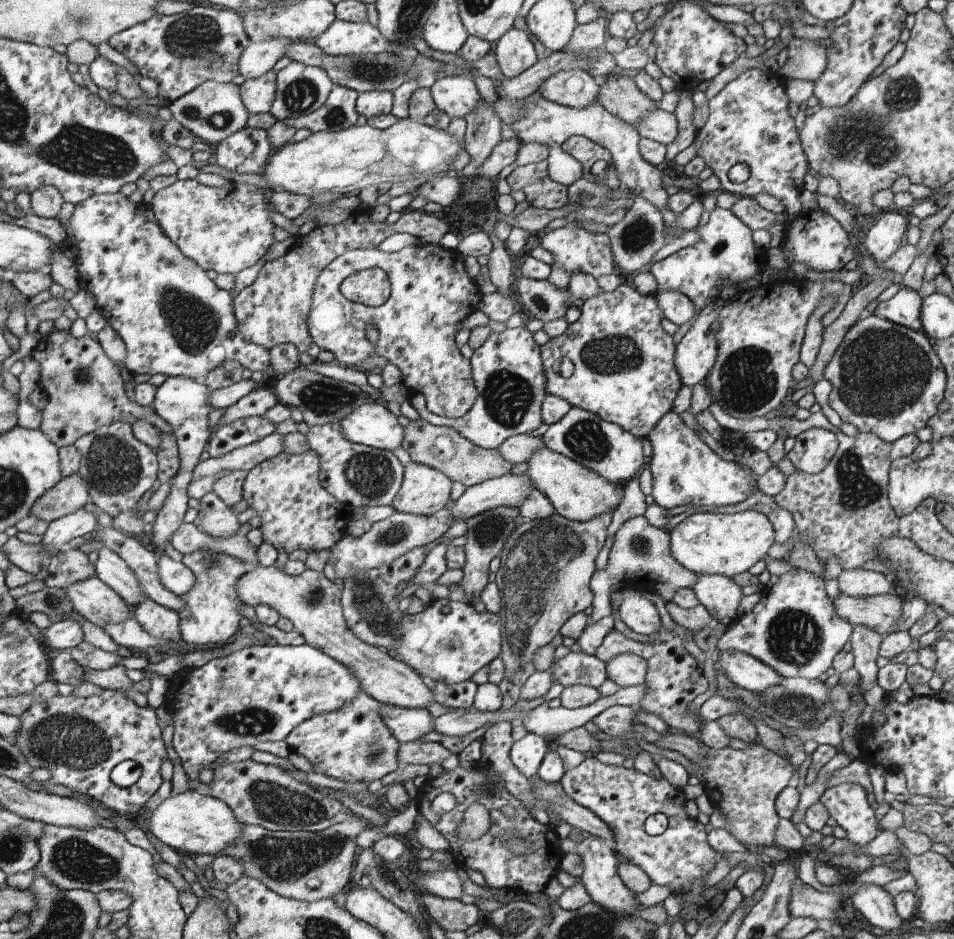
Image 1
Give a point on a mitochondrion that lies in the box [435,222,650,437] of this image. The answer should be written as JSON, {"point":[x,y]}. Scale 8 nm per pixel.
{"point":[508,396]}

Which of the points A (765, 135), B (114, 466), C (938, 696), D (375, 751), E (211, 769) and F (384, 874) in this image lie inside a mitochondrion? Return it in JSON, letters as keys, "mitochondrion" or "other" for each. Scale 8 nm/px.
{"A":"mitochondrion","B":"mitochondrion","C":"other","D":"mitochondrion","E":"other","F":"mitochondrion"}

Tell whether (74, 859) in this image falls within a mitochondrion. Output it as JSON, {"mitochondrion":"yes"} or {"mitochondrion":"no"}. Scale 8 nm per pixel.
{"mitochondrion":"yes"}

